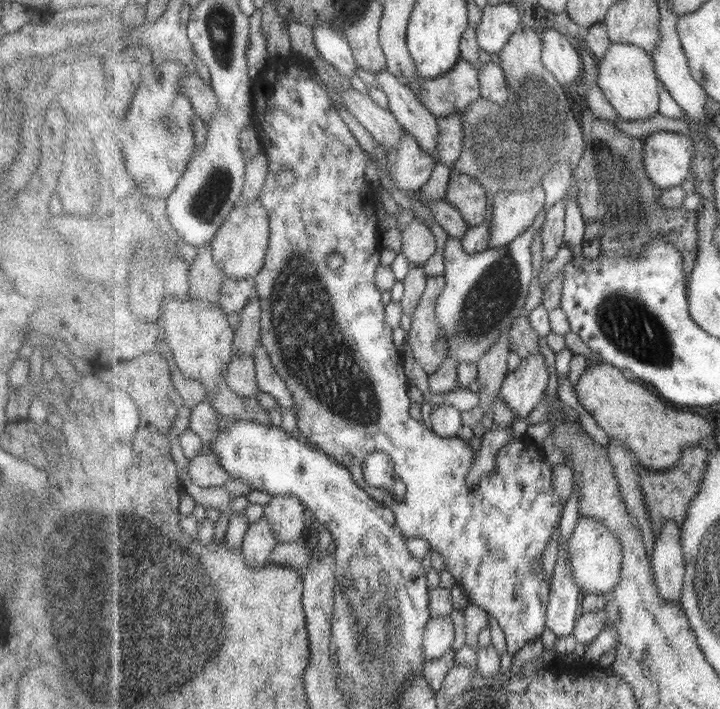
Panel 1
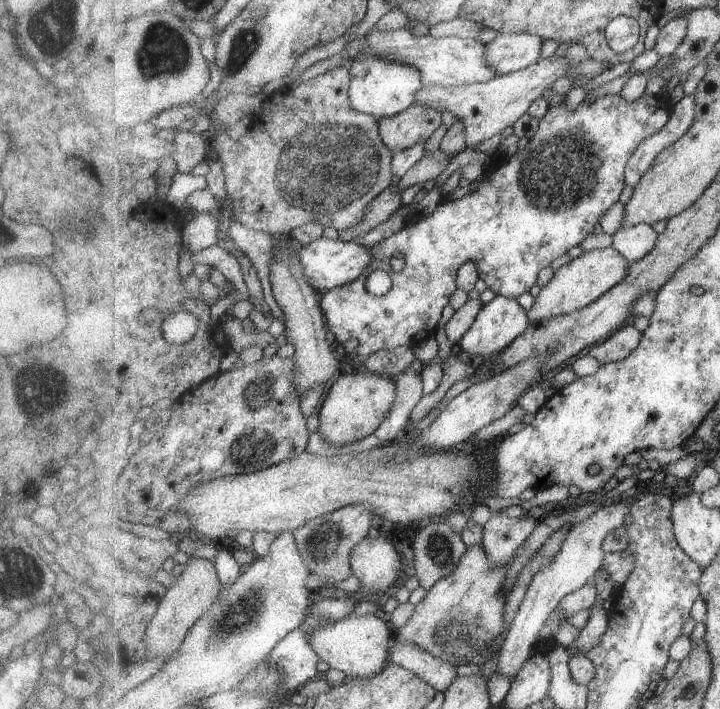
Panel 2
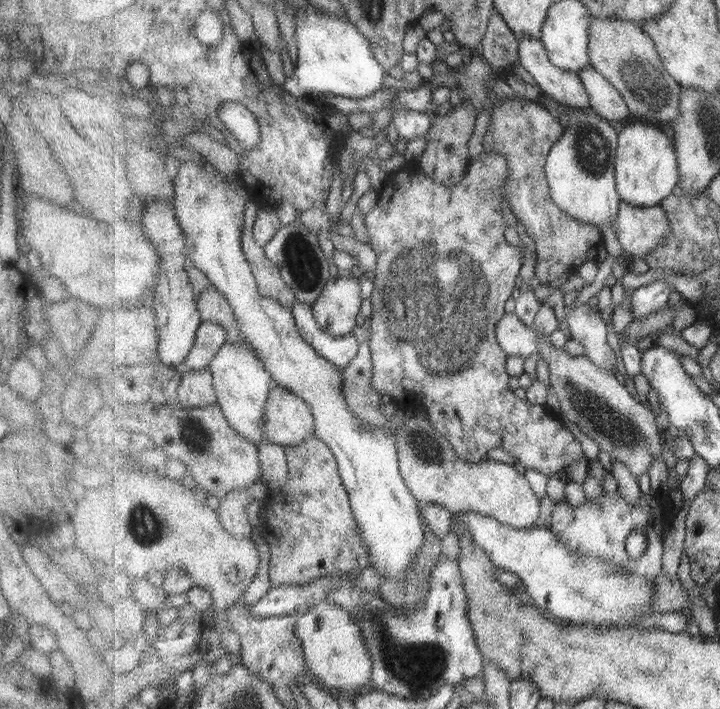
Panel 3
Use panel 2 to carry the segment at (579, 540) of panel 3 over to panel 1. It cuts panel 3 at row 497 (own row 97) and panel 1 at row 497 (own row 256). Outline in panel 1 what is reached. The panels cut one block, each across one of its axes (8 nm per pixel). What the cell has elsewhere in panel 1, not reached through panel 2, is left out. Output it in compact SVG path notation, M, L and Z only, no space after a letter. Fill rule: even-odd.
M291 58L289 65L285 62L279 62L261 76L267 82L267 86L255 85L255 88L253 88L253 96L255 96L254 119L262 128L261 149L270 160L268 175L259 196L270 216L270 248L267 251L265 267L254 280L262 308L261 343L270 355L275 370L283 377L290 391L294 394L295 408L293 408L293 412L301 436L307 438L317 449L326 452L331 458L350 469L354 474L354 479L376 501L387 505L387 508L395 513L397 524L407 538L423 538L429 542L432 552L437 551L443 556L447 564L446 569L454 576L456 584L460 585L462 591L467 594L469 604L476 604L486 610L490 614L489 622L491 622L493 616L500 622L506 633L508 654L513 657L527 642L536 640L545 630L546 612L550 599L550 583L547 583L541 574L541 558L543 558L547 540L553 536L557 524L562 520L563 510L561 498L553 489L553 465L547 463L547 456L543 455L541 444L535 443L535 440L527 437L515 438L498 452L498 456L495 458L495 464L497 464L495 470L486 474L478 486L468 486L466 478L474 463L477 450L470 448L468 441L459 437L439 436L439 433L433 432L433 429L426 428L423 422L417 422L415 418L411 418L409 408L411 408L413 402L409 396L409 378L405 376L402 352L397 350L397 346L393 344L393 327L387 323L386 306L383 304L383 298L381 298L381 288L375 284L375 272L377 272L377 268L381 267L382 246L378 232L381 222L376 215L375 198L377 198L377 194L373 194L373 187L367 182L367 174L365 174L369 156L363 150L363 146L357 142L357 138L353 136L353 132L349 130L347 124L343 122L343 118L337 114L337 110L335 110L337 105L329 97L329 92L311 78L313 74L317 76L310 61ZM283 169L291 169L298 174L297 180L289 188L281 188L277 184L278 174ZM331 254L342 254L343 256L343 264L337 270L328 268L327 261L325 261ZM374 452L386 452L394 460L395 476L406 486L404 499L395 500L387 488L371 486L365 480L363 463L367 456ZM533 563L539 563L536 574L531 570Z

